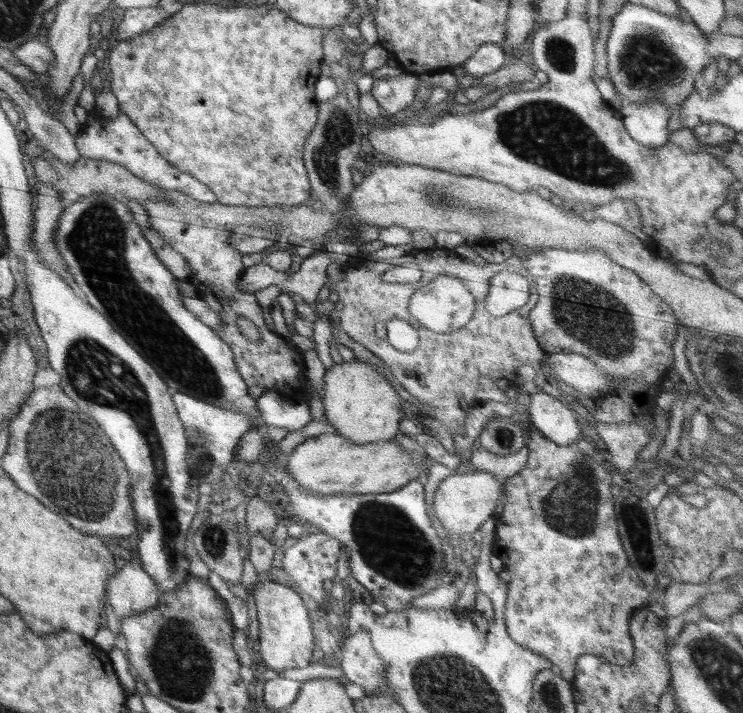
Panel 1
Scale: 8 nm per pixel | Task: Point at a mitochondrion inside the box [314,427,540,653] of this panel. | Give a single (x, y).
(390, 541)

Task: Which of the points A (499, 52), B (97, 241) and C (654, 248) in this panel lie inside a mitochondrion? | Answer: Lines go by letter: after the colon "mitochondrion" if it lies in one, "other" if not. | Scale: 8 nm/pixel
A: other
B: mitochondrion
C: other

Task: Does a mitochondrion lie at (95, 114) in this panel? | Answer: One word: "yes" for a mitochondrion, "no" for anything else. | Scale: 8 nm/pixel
no

